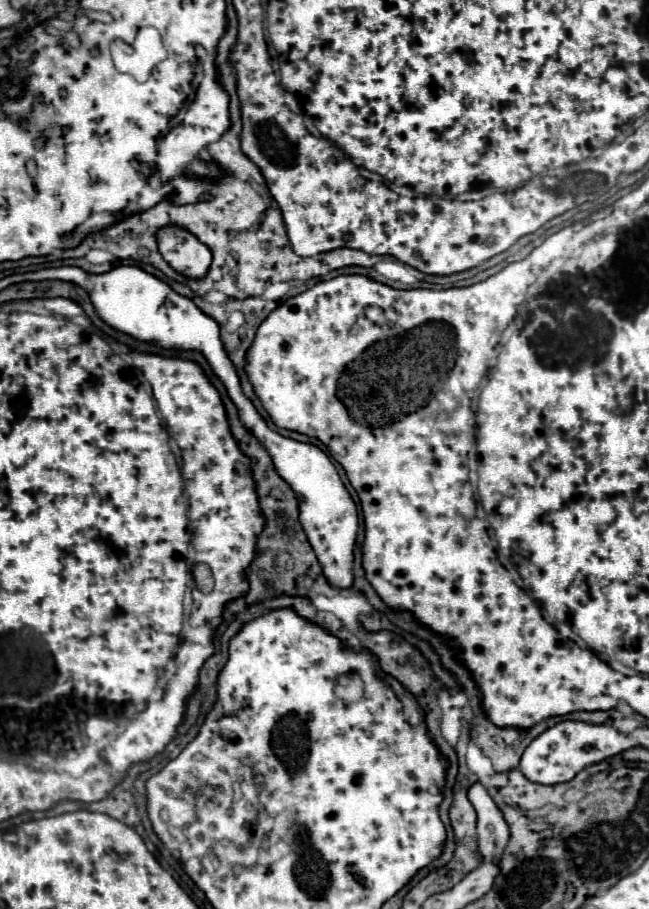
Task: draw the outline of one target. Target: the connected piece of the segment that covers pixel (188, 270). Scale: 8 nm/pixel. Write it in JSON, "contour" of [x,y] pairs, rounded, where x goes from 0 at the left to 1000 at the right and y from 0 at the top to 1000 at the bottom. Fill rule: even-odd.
{"contour":[[[253,249],[240,255],[240,266],[250,284],[290,306],[311,306],[327,288],[320,271],[277,249]]]}

